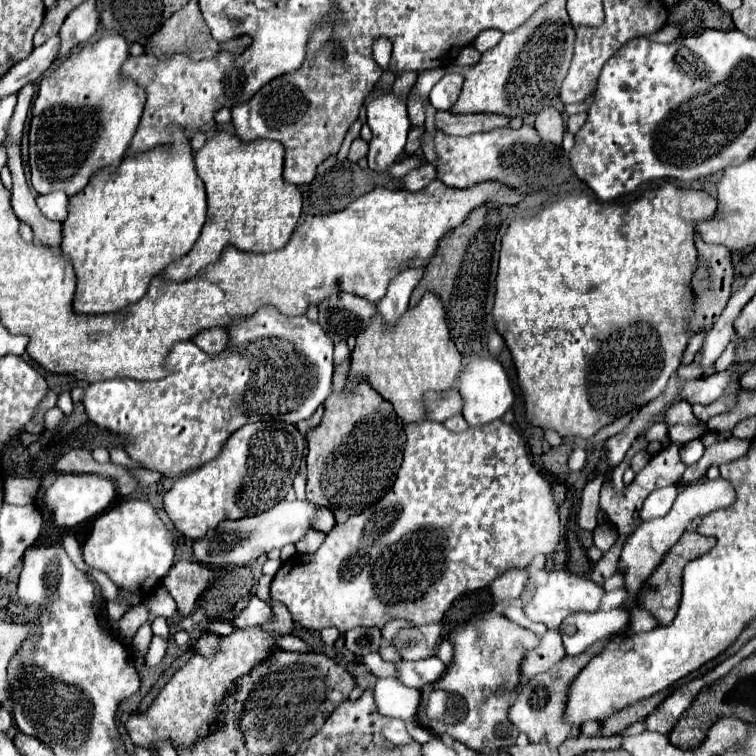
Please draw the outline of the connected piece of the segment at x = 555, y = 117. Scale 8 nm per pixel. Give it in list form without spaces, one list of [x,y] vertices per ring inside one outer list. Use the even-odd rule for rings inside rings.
[[[546,107],[536,115],[536,131],[546,143],[560,145],[562,143],[562,133],[564,133],[564,119],[554,107]]]

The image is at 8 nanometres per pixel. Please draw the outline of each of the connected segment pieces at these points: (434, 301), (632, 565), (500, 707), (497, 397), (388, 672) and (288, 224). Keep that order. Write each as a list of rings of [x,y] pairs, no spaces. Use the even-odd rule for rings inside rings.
[[[428,291],[418,305],[408,307],[396,325],[384,323],[380,313],[372,317],[372,323],[356,337],[350,383],[362,375],[372,389],[394,405],[394,411],[404,423],[412,423],[424,417],[424,391],[446,391],[454,387],[460,363],[462,355],[452,343],[442,299],[434,291]]]
[[[702,479],[698,483],[692,483],[692,485],[686,485],[672,509],[668,511],[668,515],[664,517],[658,517],[658,519],[650,519],[650,521],[642,521],[634,533],[628,537],[624,549],[622,549],[622,575],[624,575],[624,589],[628,593],[626,597],[626,603],[634,603],[636,597],[638,597],[638,591],[640,591],[640,585],[652,575],[652,571],[658,569],[658,565],[662,563],[664,555],[670,551],[670,547],[684,535],[684,531],[688,529],[688,525],[696,519],[696,517],[706,517],[708,513],[712,511],[718,511],[718,509],[728,509],[734,505],[736,501],[736,489],[732,487],[732,483],[728,483],[726,479]]]
[[[488,611],[486,615],[478,615],[476,623],[466,623],[454,629],[450,633],[450,643],[454,647],[452,663],[448,665],[444,677],[432,683],[428,693],[422,695],[422,703],[416,713],[418,725],[438,737],[448,735],[476,753],[494,753],[502,747],[514,745],[518,731],[516,727],[512,729],[512,723],[508,721],[508,707],[516,701],[514,693],[520,679],[520,661],[538,645],[538,637],[504,615]],[[432,691],[438,693],[438,703],[442,703],[438,705],[442,709],[436,711],[442,713],[440,717],[430,713],[428,697]]]
[[[472,357],[470,363],[460,373],[456,389],[460,391],[460,397],[464,403],[462,415],[468,421],[468,425],[490,423],[490,421],[502,417],[514,403],[514,393],[512,393],[512,387],[508,383],[506,371],[500,365],[500,361],[494,357]]]
[[[368,653],[364,659],[362,659],[364,667],[374,675],[374,677],[394,677],[394,663],[388,663],[384,661],[378,653]]]
[[[218,131],[210,137],[194,155],[196,171],[208,193],[208,215],[202,235],[192,249],[182,259],[170,263],[162,275],[174,281],[190,279],[214,263],[226,245],[254,253],[268,253],[284,247],[302,213],[302,191],[282,177],[284,155],[284,145],[272,139],[246,143],[226,131]]]

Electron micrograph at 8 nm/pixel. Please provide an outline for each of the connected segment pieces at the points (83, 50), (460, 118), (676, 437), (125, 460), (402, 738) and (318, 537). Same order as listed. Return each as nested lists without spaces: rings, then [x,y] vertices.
[[[110,33],[94,43],[86,43],[42,77],[30,121],[30,171],[32,187],[38,193],[50,193],[60,189],[68,197],[72,197],[88,185],[90,177],[96,171],[116,167],[116,163],[122,161],[128,143],[136,133],[146,101],[144,89],[136,85],[132,79],[122,77],[120,73],[120,67],[128,57],[130,53],[126,39]]]
[[[438,111],[436,113],[436,125],[444,133],[450,135],[470,135],[478,131],[490,131],[496,127],[506,127],[512,119],[504,115],[494,115],[494,113],[480,113],[480,115],[458,115],[450,111]]]
[[[696,423],[696,425],[674,425],[670,427],[670,441],[676,445],[684,445],[692,439],[702,437],[708,431],[706,423]]]
[[[110,447],[110,459],[116,463],[116,465],[124,465],[124,467],[138,467],[128,455],[124,449],[118,449],[118,447]]]
[[[390,719],[390,723],[384,727],[384,739],[390,739],[390,743],[394,745],[404,745],[404,743],[410,743],[412,737],[408,735],[406,727],[404,727],[404,721],[400,719]]]
[[[316,529],[308,531],[306,535],[308,535],[308,537],[304,537],[302,541],[298,541],[298,545],[296,545],[298,553],[314,553],[314,551],[322,545],[322,541],[324,541],[324,537],[326,537],[322,531],[316,531]]]

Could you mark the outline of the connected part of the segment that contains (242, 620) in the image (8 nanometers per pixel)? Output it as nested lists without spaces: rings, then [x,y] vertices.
[[[254,595],[254,597],[248,601],[246,609],[242,609],[242,611],[240,611],[232,621],[228,621],[228,623],[242,629],[242,627],[252,627],[252,625],[262,625],[262,623],[270,621],[270,617],[272,617],[270,607]]]

